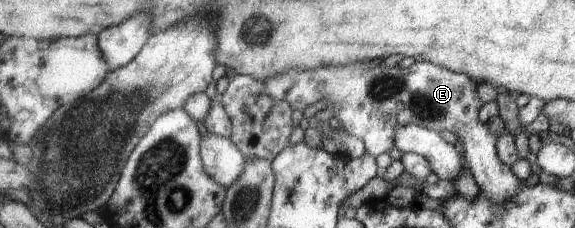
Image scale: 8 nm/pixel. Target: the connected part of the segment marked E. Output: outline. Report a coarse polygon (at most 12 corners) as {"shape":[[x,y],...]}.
{"shape":[[414,62],[290,70],[265,92],[304,111],[326,99],[375,158],[406,124],[452,131],[478,187],[526,184],[478,118],[478,84]]}

